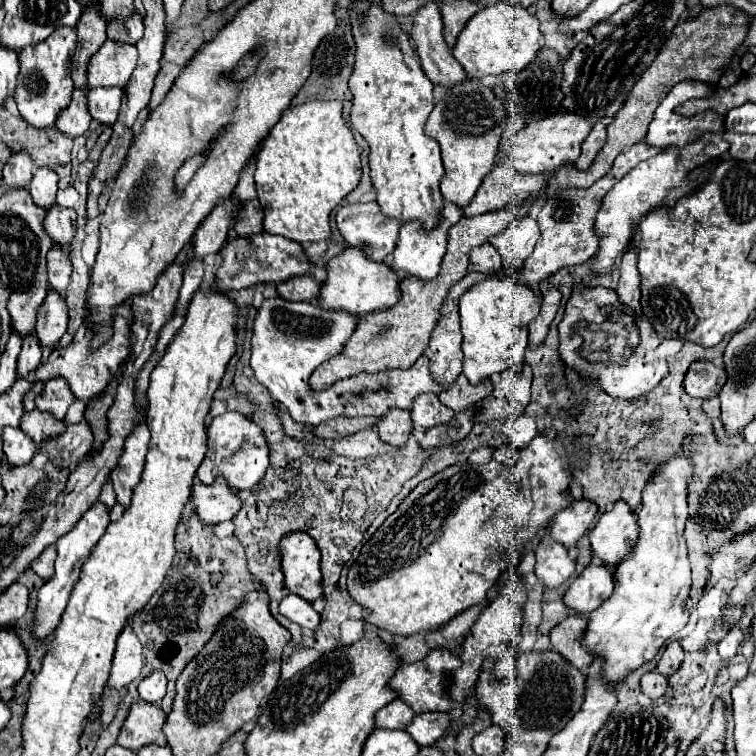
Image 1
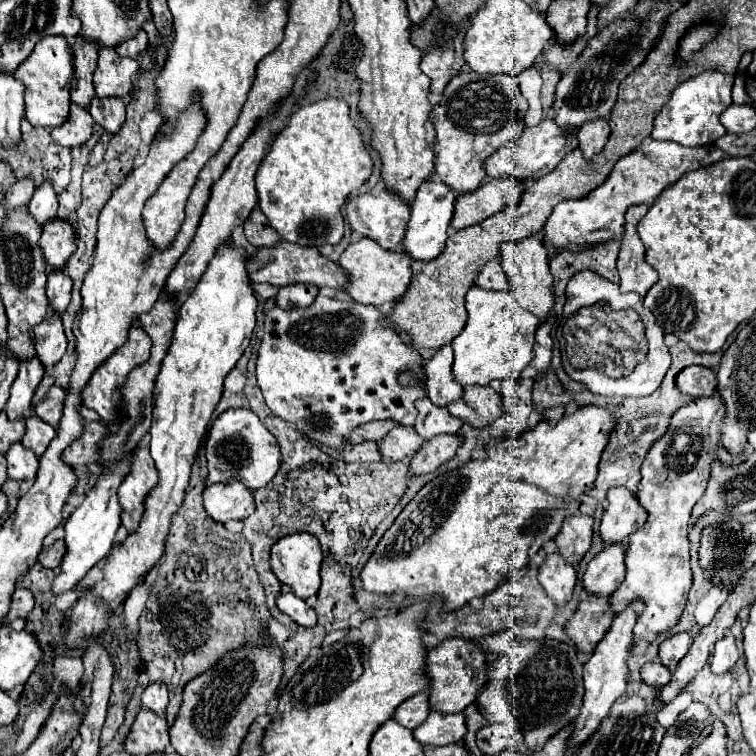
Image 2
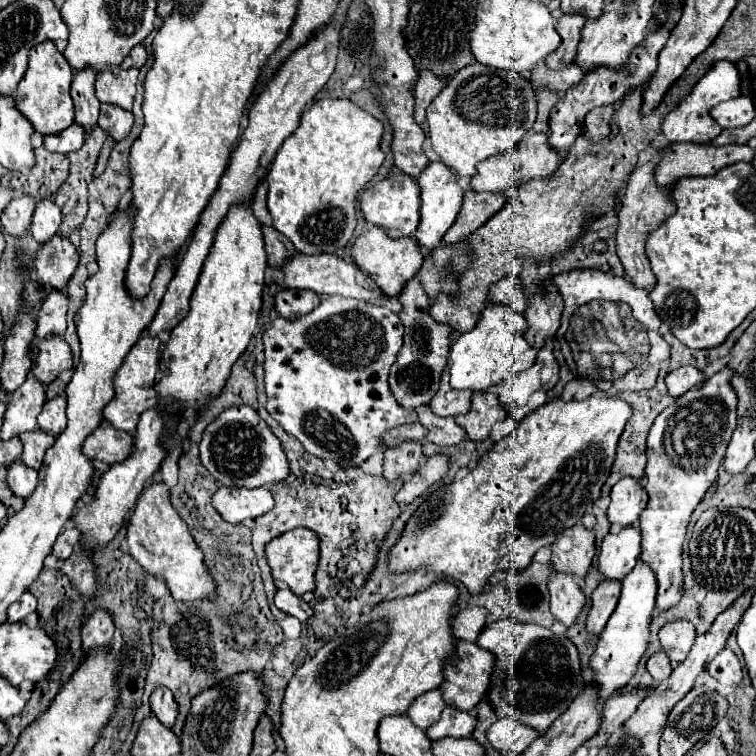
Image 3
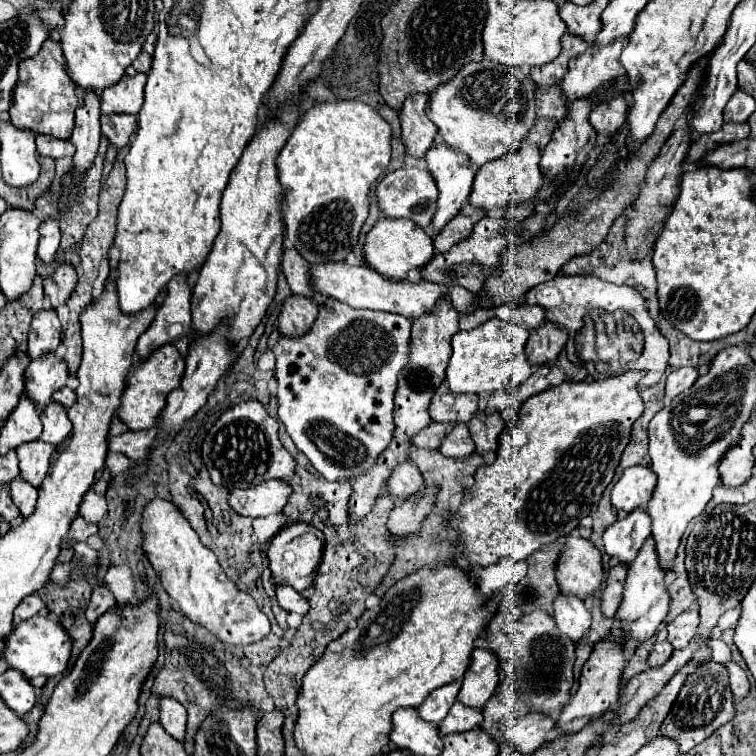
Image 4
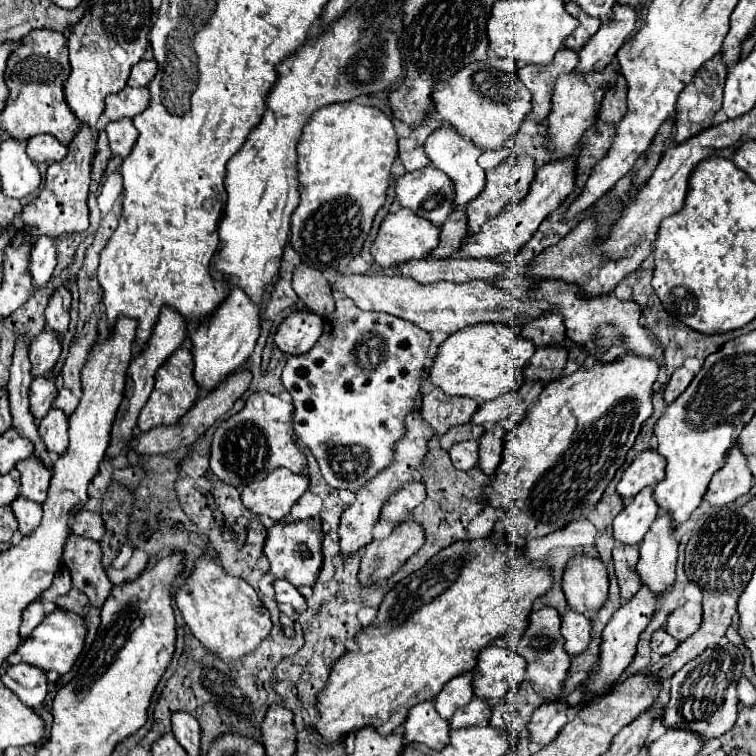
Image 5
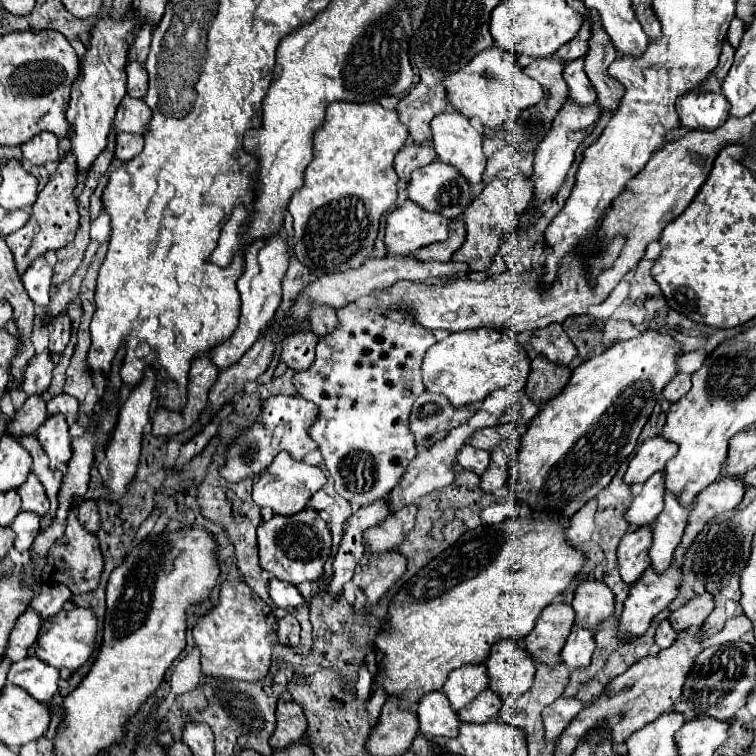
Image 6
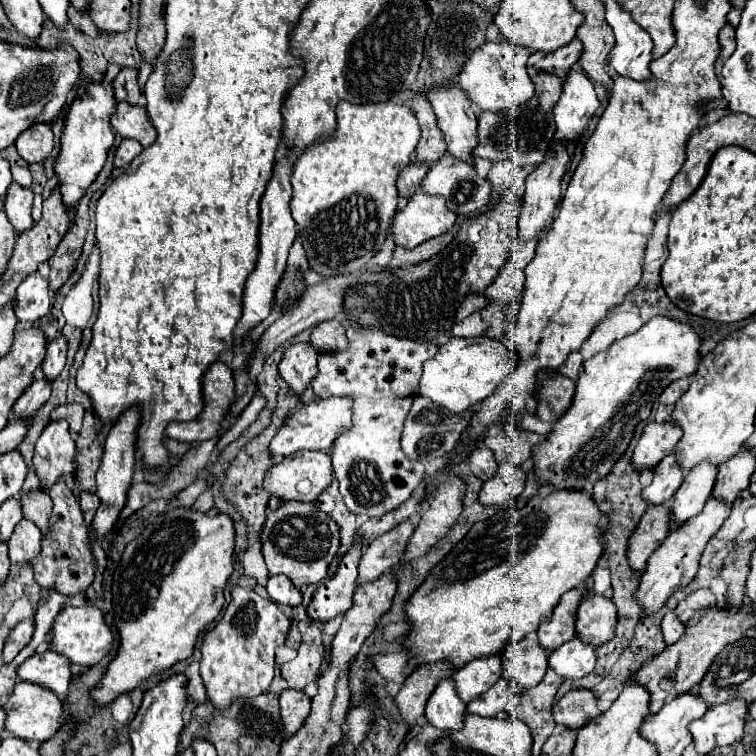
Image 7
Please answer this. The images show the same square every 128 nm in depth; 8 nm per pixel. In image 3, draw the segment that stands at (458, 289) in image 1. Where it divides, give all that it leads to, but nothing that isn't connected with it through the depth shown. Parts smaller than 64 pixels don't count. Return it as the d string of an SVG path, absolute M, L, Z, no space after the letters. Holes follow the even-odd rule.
M444 370L442 382L440 382L440 390L436 392L436 396L432 398L430 410L436 416L458 416L464 414L472 408L472 392L470 390L454 390L448 384L448 372Z

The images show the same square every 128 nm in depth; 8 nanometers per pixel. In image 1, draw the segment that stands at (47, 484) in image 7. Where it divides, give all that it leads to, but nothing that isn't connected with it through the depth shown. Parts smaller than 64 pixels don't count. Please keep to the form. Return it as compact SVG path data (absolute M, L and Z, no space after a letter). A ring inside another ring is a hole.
M56 378L56 380L48 380L44 384L42 394L36 396L36 406L42 412L48 412L52 418L64 420L66 410L74 400L76 398L72 396L72 392L68 392L68 384L64 384L64 380Z

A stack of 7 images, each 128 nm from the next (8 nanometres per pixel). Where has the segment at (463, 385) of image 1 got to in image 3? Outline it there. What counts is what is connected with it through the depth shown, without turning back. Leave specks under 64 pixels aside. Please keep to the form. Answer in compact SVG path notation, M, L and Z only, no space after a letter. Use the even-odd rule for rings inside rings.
M474 392L472 410L464 416L456 416L456 422L466 430L468 438L474 442L484 442L496 422L504 422L508 412L498 402L496 394L488 392Z

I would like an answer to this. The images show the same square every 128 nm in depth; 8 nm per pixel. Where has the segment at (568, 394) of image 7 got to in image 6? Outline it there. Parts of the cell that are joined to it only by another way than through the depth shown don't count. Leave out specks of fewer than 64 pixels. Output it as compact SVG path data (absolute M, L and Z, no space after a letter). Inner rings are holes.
M538 356L536 360L532 360L530 366L526 394L536 404L546 404L554 396L558 396L558 392L564 390L570 380L570 372L570 368L560 368L558 364L550 364L546 356Z

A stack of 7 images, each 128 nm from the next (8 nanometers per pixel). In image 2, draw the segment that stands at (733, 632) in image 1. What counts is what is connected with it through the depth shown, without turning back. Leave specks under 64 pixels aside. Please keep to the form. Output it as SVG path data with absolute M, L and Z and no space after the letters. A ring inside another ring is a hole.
M728 632L724 640L716 642L716 648L712 650L710 658L710 668L714 674L726 674L732 672L736 660L738 660L738 648L734 644L734 636Z

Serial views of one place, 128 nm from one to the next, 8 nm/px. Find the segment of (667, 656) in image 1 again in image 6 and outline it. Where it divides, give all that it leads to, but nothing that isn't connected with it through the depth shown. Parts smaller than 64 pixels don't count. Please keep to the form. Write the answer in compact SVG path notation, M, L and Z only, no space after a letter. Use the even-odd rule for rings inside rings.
M704 592L688 600L682 608L674 610L668 616L668 620L670 624L674 624L674 630L680 632L690 626L702 626L704 620L708 618L708 612L712 612L712 608L714 608L714 598L708 592Z

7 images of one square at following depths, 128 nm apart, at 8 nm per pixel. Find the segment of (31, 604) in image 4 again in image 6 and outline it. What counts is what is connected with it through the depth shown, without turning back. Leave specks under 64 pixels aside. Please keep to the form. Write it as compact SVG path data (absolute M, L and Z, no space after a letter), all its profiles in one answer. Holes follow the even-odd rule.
M24 612L16 620L16 628L10 634L10 644L8 646L30 648L38 638L40 626L42 626L42 620L40 620L40 616L36 612Z

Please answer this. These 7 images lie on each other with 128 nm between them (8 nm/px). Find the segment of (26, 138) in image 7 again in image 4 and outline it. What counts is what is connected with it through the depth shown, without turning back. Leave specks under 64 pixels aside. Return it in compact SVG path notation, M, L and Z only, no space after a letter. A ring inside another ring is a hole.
M38 134L36 136L36 148L40 156L48 156L48 158L72 158L74 156L74 144L70 140L58 140L54 136L44 136Z

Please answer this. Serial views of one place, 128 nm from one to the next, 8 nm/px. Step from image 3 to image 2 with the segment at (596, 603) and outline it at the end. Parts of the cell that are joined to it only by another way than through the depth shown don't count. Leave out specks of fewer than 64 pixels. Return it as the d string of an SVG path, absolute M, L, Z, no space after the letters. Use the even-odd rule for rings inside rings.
M588 594L580 602L576 614L566 622L566 630L578 650L592 652L610 628L612 618L612 598Z

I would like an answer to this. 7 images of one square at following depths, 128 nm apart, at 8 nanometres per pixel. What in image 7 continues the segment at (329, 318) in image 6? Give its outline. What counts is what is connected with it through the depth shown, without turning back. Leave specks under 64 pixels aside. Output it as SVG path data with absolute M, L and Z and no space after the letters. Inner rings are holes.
M328 320L314 328L310 338L312 348L318 352L344 352L348 350L348 338L340 320Z

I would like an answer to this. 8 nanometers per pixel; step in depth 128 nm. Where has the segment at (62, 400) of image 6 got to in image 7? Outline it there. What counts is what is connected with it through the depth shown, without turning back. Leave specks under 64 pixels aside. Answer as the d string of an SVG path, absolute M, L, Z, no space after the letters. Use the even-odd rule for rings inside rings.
M62 404L52 410L52 420L66 420L70 424L70 432L78 434L82 428L84 408L78 404Z

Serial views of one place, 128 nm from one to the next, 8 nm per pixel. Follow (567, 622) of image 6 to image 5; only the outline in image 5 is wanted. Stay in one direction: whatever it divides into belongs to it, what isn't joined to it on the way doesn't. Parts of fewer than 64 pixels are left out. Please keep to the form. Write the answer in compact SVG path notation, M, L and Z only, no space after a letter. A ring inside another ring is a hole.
M546 606L542 610L536 610L530 614L530 624L528 624L524 636L516 644L512 644L514 652L528 662L526 680L546 700L558 698L562 682L566 680L566 670L570 666L570 656L564 652L564 636L560 634L560 624L562 624L560 614L554 608Z

